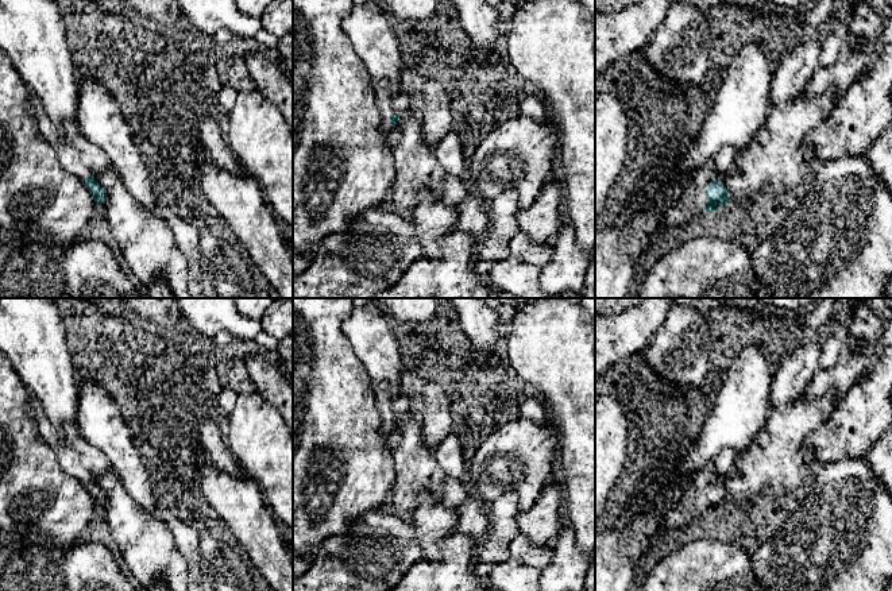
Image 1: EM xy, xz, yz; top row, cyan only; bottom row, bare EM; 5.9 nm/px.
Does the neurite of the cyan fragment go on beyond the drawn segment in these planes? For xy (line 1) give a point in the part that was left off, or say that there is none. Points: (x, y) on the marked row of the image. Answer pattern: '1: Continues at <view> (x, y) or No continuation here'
1: Continues at xy (78, 157)

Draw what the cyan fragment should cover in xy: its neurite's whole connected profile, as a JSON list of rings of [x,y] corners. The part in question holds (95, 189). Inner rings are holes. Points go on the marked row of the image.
[[[30,92],[30,101],[35,109],[40,134],[54,147],[63,170],[84,181],[96,202],[104,204],[107,193],[93,175],[108,169],[107,154],[82,136],[77,121],[66,120],[63,123],[66,139],[59,142],[57,138],[58,127],[47,116],[39,97]]]

